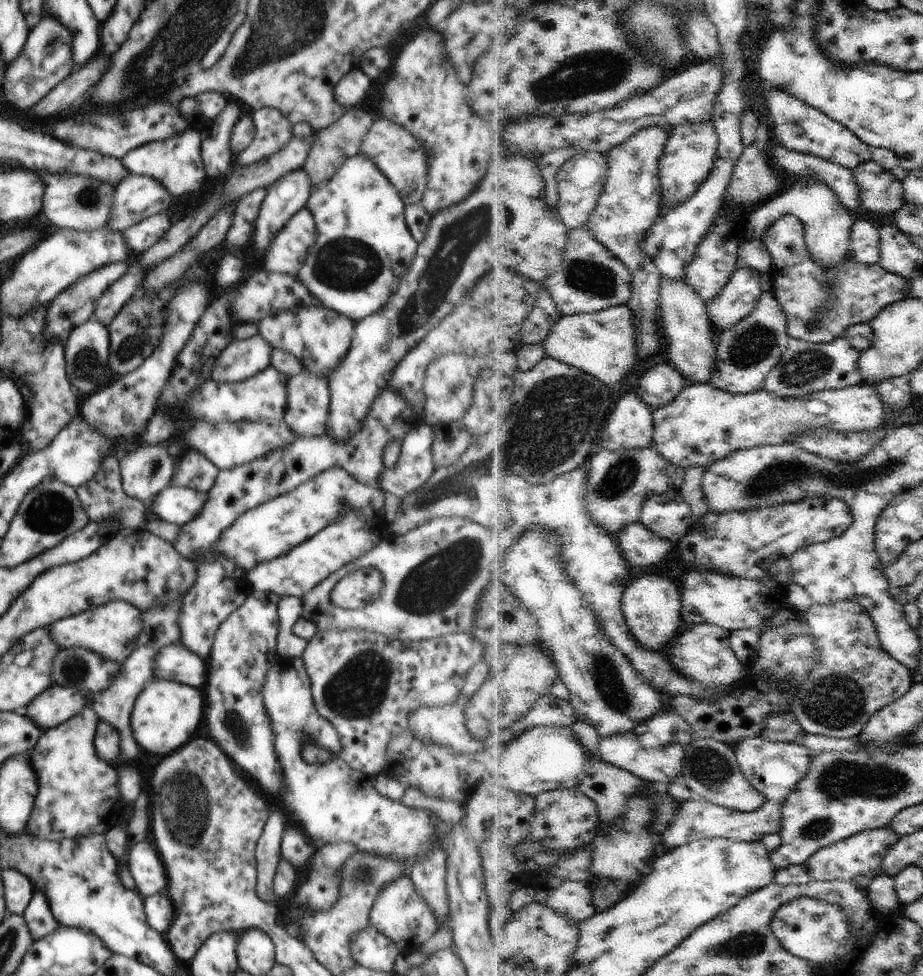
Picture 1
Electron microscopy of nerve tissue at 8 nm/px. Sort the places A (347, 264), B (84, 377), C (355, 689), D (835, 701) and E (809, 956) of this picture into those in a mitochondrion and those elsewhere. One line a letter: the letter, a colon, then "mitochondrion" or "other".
A: mitochondrion
B: mitochondrion
C: mitochondrion
D: mitochondrion
E: other

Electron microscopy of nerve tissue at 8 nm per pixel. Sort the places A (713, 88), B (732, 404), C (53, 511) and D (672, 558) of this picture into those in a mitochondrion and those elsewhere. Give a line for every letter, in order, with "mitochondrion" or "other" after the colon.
A: other
B: other
C: mitochondrion
D: other

